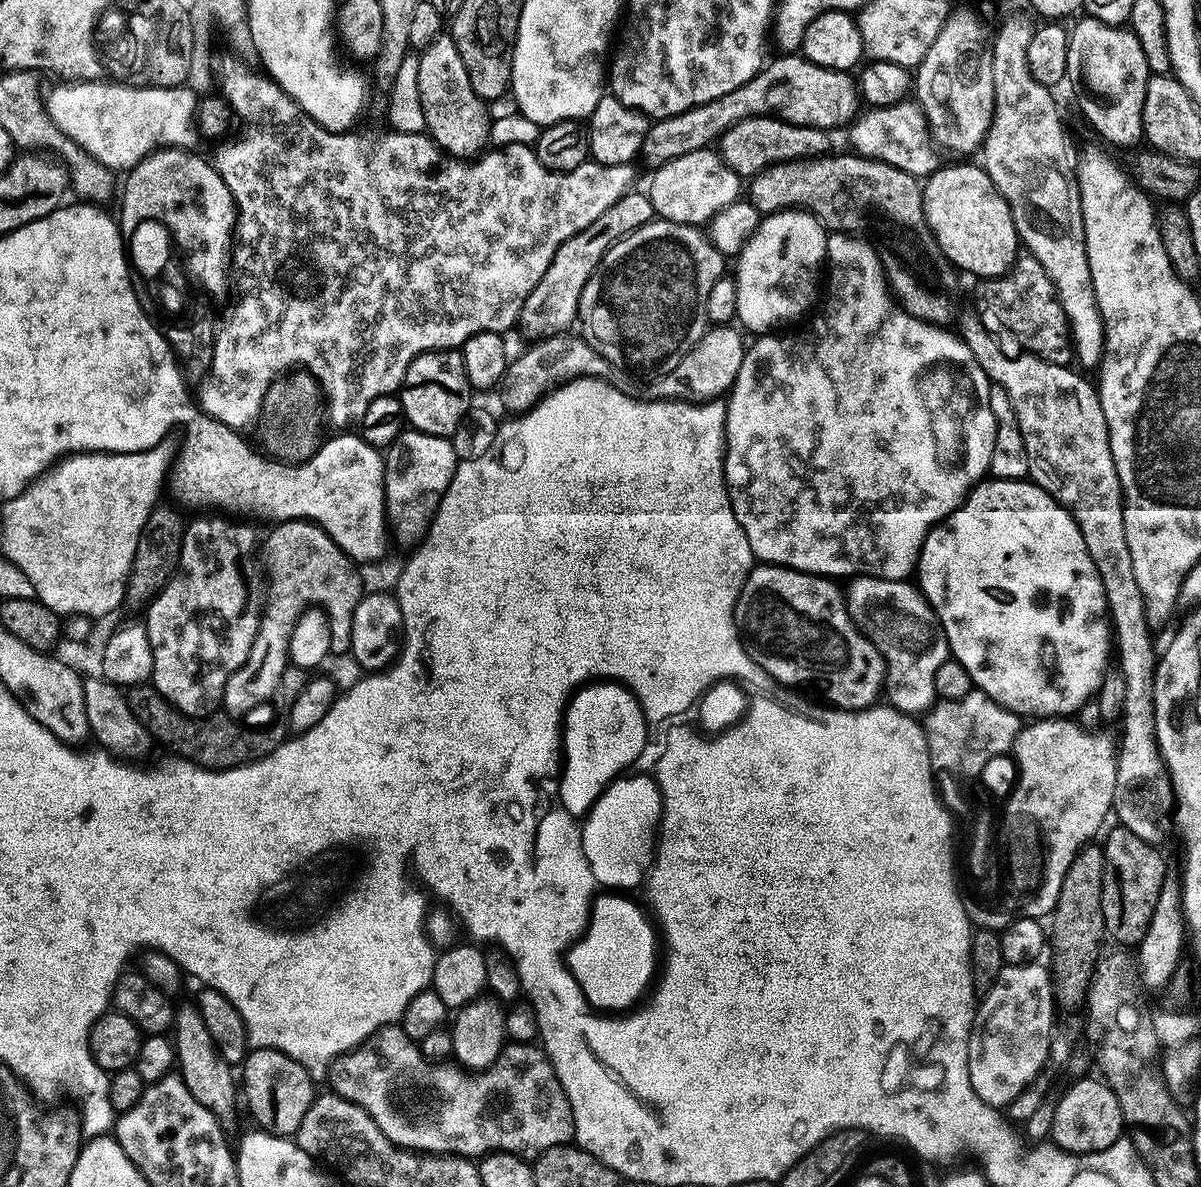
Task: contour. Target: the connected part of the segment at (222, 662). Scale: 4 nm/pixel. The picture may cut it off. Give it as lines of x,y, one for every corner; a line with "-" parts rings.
224,514
197,516
200,516
197,520
187,521
174,574
147,605
146,627
150,650
154,650
152,687
182,714
210,716
223,705
228,677
246,662
260,632
262,572
257,561
256,564
252,561
252,551
258,548
258,536
256,540
256,532
250,525
235,524
232,521
235,519

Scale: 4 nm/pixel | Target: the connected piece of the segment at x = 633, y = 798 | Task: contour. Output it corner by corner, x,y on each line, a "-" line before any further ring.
646,772
622,774
609,783
594,805
587,812
581,825
580,841
594,844
596,853
602,850
638,852
640,844
656,844
656,837
663,816
663,796
655,777

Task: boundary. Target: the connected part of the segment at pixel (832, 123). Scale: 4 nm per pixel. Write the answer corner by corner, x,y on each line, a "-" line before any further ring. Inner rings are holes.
796,52
783,53
773,61
771,59
750,82
743,83
738,90
732,90
721,99
692,107
668,119
653,121
641,157
652,164
651,167
660,167
682,154
709,147
730,126
748,117
774,116
794,125
828,132
832,128
847,127
859,115
861,104
857,81
851,73
818,66

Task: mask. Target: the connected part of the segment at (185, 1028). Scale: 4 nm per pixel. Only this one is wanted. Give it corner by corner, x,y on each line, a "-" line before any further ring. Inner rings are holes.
192,1003
179,1006
173,1013
172,1040
175,1045
176,1066
190,1094
194,1095
202,1105
206,1106
226,1130
232,1129
236,1118
236,1096
238,1100
238,1084
234,1082
233,1067
225,1062
221,1052
214,1045
213,1036
209,1032
199,1009

